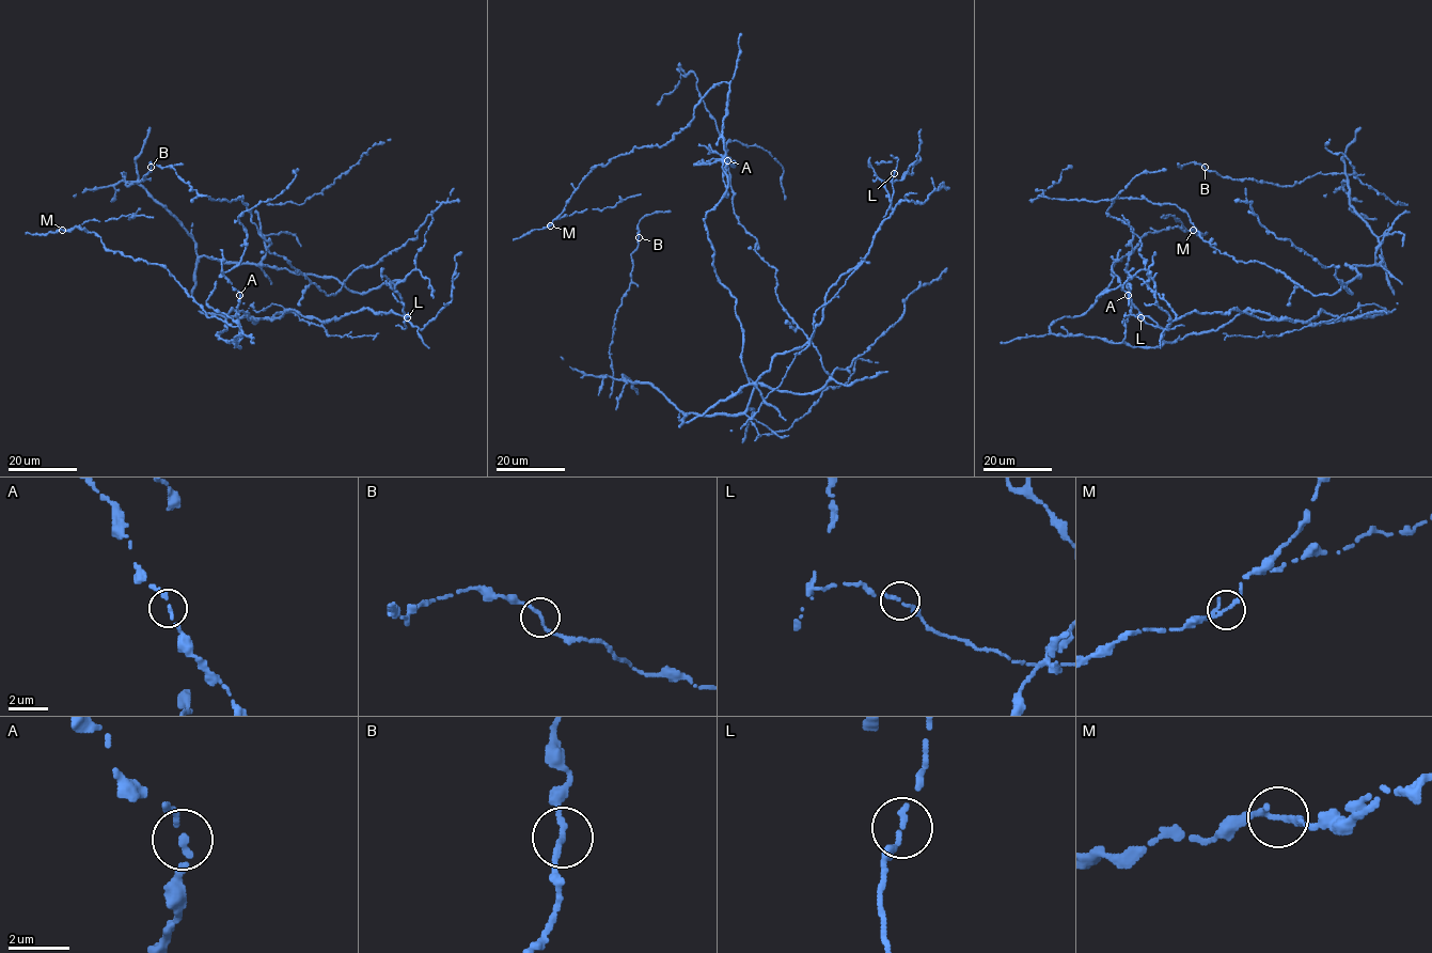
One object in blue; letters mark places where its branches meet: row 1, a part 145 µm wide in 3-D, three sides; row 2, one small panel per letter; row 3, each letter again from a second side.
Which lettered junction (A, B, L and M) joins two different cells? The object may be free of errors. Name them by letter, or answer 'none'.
none

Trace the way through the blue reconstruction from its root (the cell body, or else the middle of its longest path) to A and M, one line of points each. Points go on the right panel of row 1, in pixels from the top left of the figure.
A: (1110, 215), (1132, 233), (1126, 268), (1132, 309), (1123, 341), (1161, 345), (1163, 328), (1143, 316), (1128, 295)
M: (1110, 215), (1132, 233), (1126, 338), (1053, 334), (1057, 318), (1094, 303), (1114, 263), (1148, 232), (1193, 230)

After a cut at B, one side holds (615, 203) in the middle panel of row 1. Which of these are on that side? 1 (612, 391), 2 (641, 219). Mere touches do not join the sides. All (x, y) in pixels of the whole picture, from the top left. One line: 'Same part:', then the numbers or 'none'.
Same part: none

